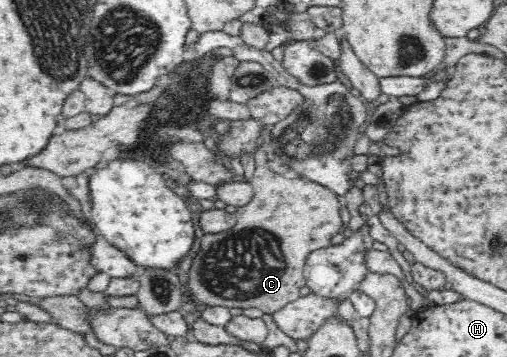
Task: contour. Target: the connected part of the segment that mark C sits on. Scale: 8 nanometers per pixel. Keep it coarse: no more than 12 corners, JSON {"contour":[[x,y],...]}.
{"contour":[[253,153],[249,203],[200,237],[206,306],[276,313],[343,227],[339,196]]}

